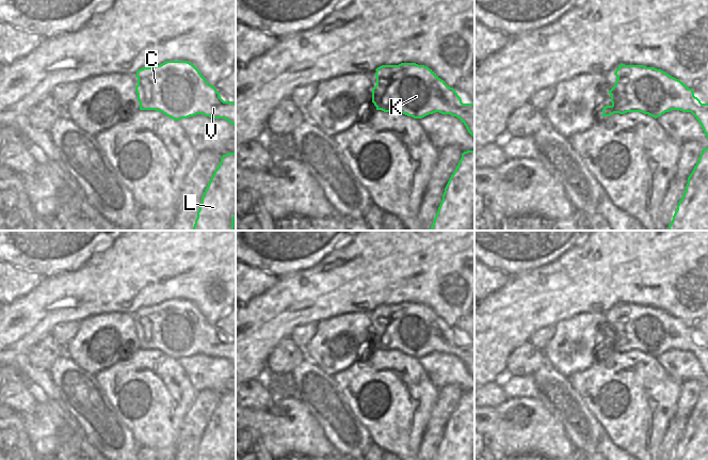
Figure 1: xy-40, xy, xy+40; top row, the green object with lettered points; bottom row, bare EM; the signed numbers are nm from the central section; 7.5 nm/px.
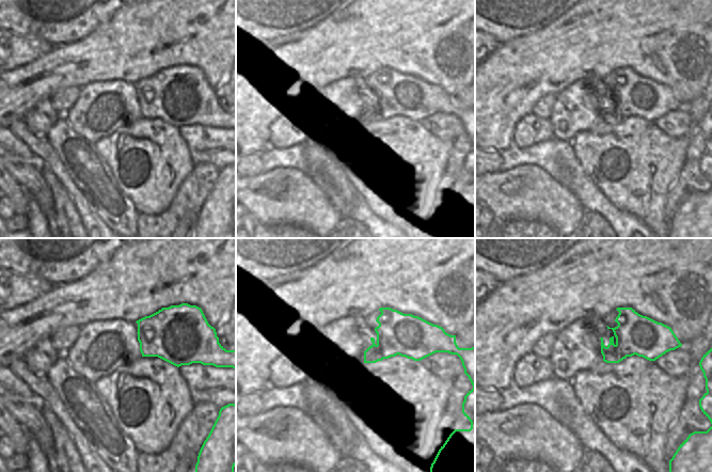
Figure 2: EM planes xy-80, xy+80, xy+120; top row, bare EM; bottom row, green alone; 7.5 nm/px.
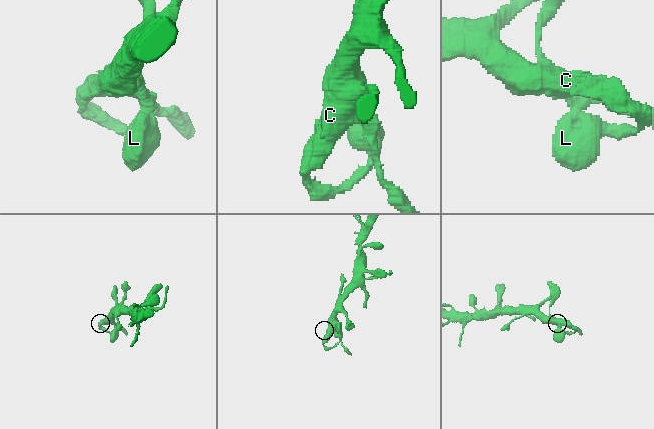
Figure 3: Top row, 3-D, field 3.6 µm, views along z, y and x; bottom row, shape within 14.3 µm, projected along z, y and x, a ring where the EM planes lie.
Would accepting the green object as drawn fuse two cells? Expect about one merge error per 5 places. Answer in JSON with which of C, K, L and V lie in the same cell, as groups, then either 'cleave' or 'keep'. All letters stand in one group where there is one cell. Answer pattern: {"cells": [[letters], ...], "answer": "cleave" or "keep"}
{"cells": [["C", "K", "L", "V"]], "answer": "keep"}

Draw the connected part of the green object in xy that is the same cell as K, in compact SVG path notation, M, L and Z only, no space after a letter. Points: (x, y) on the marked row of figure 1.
M416 63L382 65L375 73L376 85L372 89L372 102L376 110L401 112L414 118L422 118L439 112L456 116L474 138L474 104L463 104L453 88L448 86L432 69Z

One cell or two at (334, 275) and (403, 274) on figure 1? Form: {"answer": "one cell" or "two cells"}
{"answer": "one cell"}

